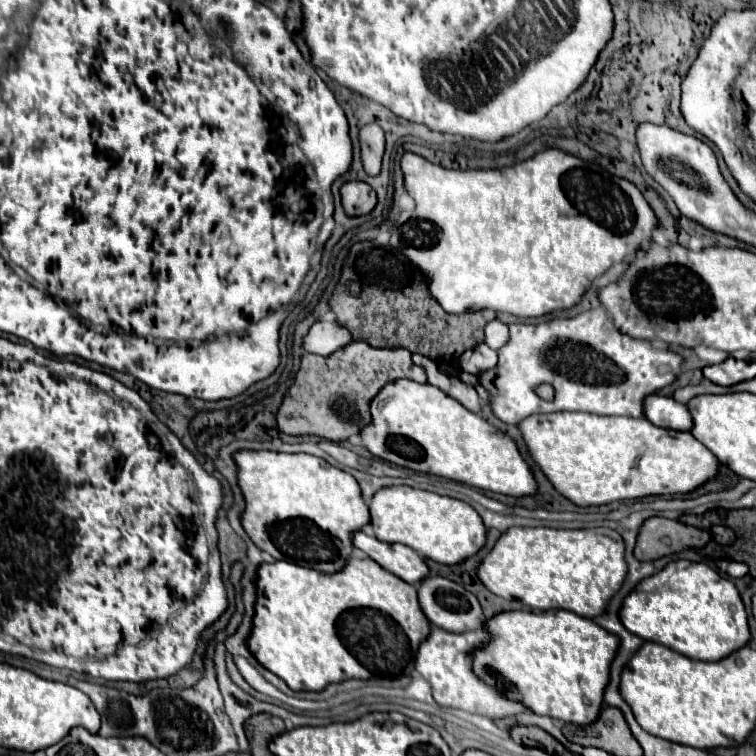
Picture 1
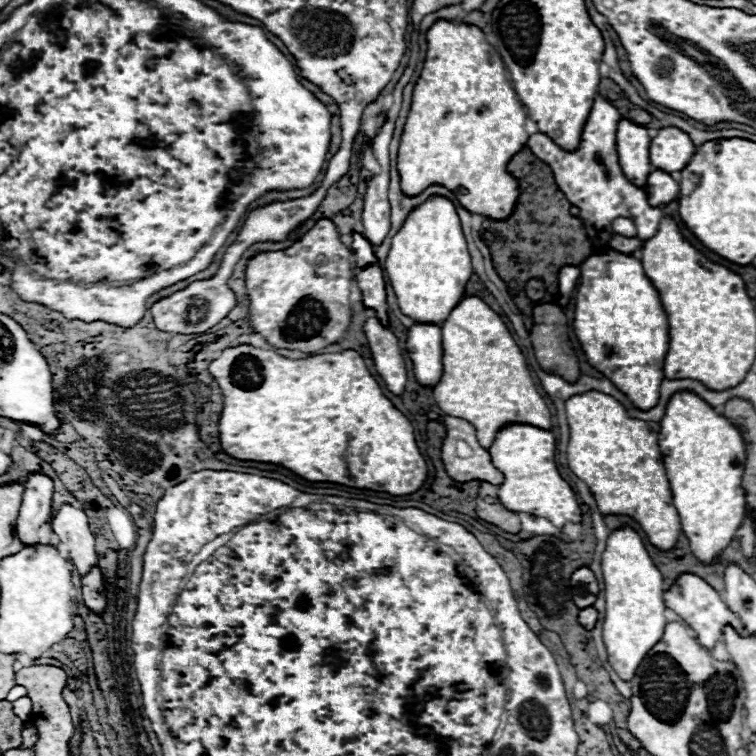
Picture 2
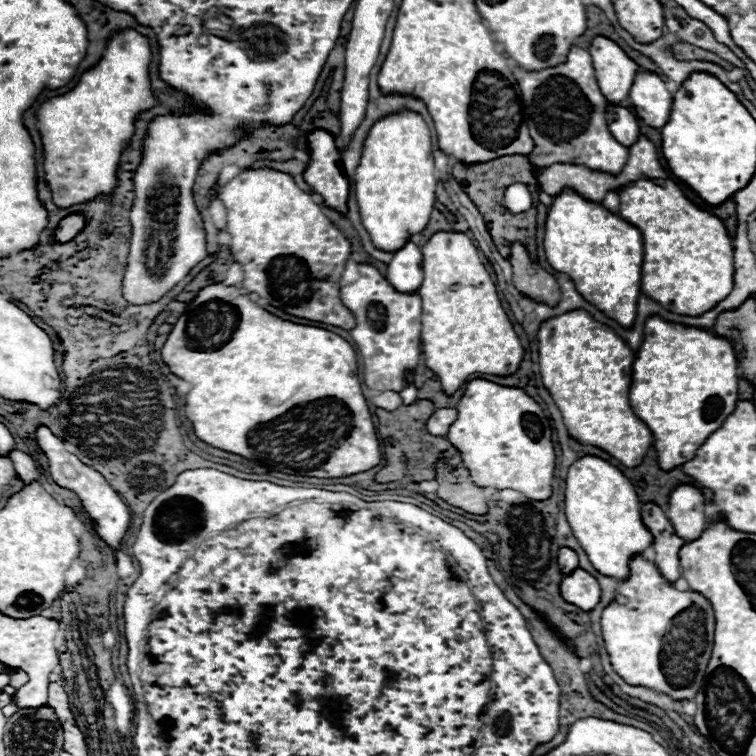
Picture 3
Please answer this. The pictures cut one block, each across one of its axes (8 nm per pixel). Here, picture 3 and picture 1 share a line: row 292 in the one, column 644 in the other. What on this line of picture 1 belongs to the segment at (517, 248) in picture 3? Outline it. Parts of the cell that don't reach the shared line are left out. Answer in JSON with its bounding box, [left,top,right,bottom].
[634,516,710,560]

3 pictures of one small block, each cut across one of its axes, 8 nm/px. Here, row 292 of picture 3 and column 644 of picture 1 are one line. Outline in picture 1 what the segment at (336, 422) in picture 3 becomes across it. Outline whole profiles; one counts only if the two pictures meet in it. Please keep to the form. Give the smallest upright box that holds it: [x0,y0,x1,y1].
[390,148,658,318]

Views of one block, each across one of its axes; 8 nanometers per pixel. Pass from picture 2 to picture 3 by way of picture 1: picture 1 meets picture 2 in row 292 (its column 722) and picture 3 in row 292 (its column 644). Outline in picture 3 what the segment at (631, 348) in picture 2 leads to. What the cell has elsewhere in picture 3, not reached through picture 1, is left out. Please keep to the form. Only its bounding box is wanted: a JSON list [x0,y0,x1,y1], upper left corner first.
[544,190,644,326]

